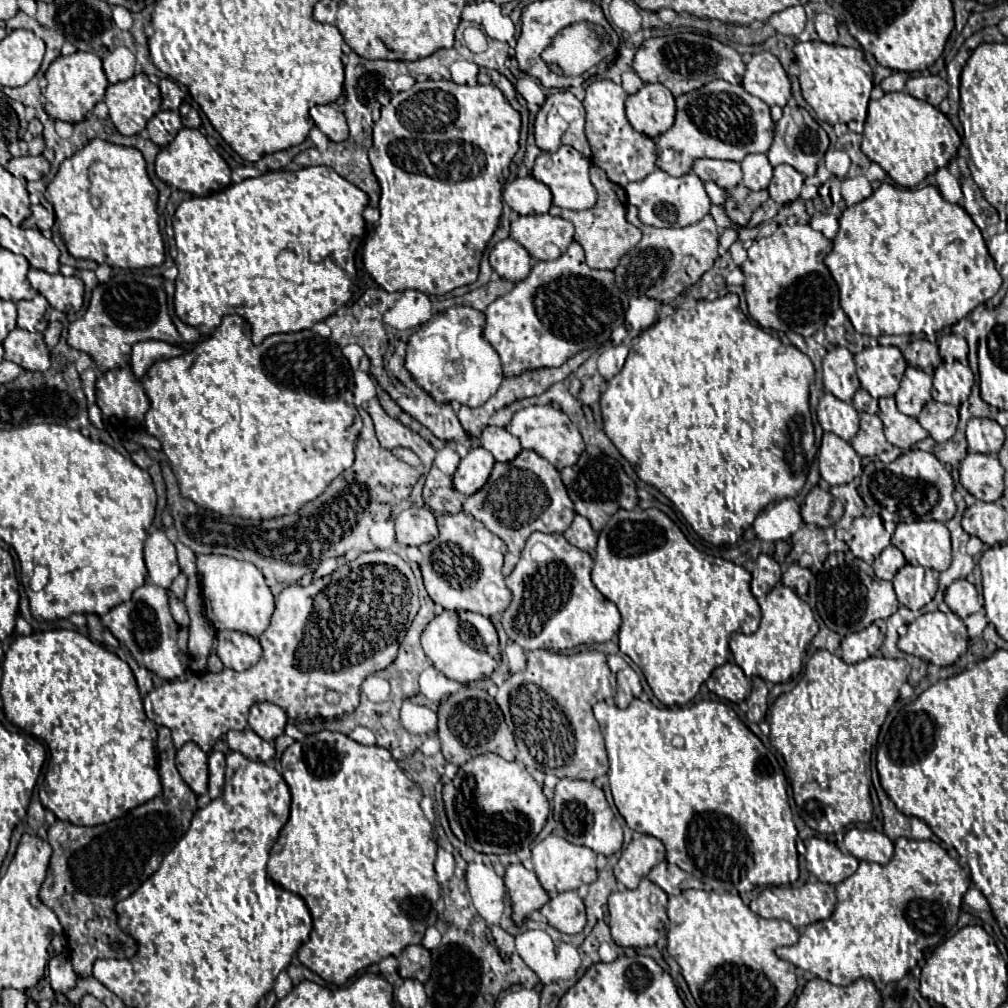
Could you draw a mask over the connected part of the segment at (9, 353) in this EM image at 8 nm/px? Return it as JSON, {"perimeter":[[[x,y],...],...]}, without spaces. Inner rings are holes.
{"perimeter":[[[14,329],[4,339],[4,357],[16,365],[30,371],[48,371],[50,353],[44,343],[42,333],[30,333],[24,329]]]}

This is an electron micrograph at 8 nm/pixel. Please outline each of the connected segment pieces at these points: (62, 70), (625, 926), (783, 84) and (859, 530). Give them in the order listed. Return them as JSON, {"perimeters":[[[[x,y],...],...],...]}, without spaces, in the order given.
{"perimeters":[[[[76,51],[66,57],[60,55],[58,59],[54,59],[46,71],[46,79],[48,79],[48,87],[44,91],[46,113],[52,119],[60,119],[66,123],[82,121],[86,113],[92,111],[94,105],[104,99],[104,91],[108,87],[108,79],[104,75],[100,57],[84,51]]],[[[642,879],[642,883],[632,891],[614,891],[608,897],[608,909],[610,909],[610,931],[612,939],[620,947],[652,947],[658,939],[665,937],[664,929],[668,923],[666,915],[666,893],[656,887],[650,879]]],[[[762,51],[752,55],[752,59],[746,63],[746,73],[742,77],[742,87],[760,97],[766,105],[778,105],[784,107],[788,99],[792,97],[790,79],[786,71],[782,69],[776,55],[770,51]]],[[[880,515],[858,517],[848,529],[850,533],[848,547],[856,557],[864,559],[866,563],[872,563],[876,555],[880,555],[880,551],[884,551],[891,544],[895,529],[896,523],[883,522]]]]}

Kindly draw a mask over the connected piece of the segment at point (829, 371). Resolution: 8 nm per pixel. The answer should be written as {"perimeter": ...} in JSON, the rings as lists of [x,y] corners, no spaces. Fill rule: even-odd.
{"perimeter":[[[834,347],[822,361],[824,367],[824,387],[838,399],[846,403],[852,401],[860,381],[856,377],[854,355],[846,347]]]}

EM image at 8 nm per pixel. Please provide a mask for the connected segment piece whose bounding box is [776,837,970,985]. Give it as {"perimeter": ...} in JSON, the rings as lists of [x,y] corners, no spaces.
{"perimeter":[[[900,837],[888,865],[860,861],[858,871],[836,885],[838,903],[834,913],[826,921],[808,925],[796,945],[778,947],[776,955],[834,985],[850,985],[856,979],[868,979],[872,983],[900,981],[917,966],[924,949],[936,947],[948,937],[958,921],[962,897],[968,885],[970,879],[964,869],[938,843]]]}

